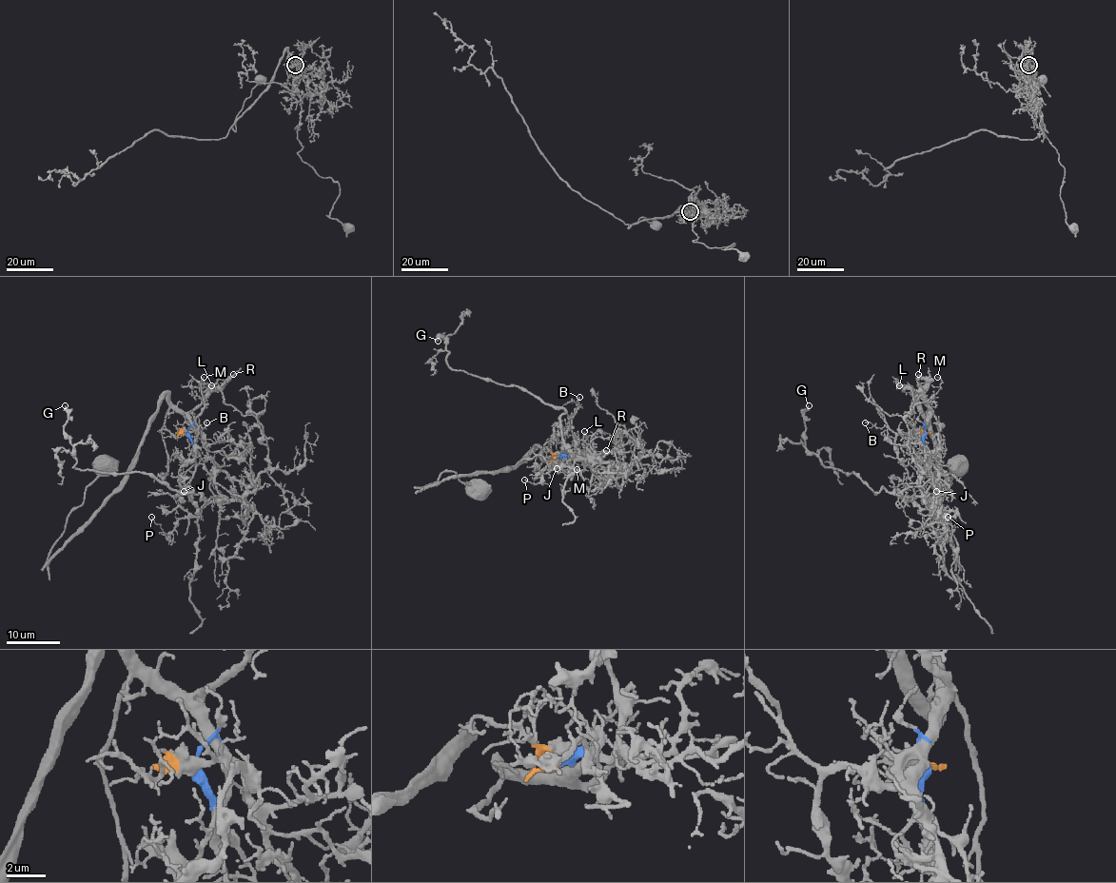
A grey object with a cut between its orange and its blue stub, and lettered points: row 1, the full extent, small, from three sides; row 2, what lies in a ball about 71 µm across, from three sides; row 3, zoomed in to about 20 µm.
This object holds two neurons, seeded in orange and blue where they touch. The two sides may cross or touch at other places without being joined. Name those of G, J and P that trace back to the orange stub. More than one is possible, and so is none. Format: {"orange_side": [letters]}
{"orange_side": []}

